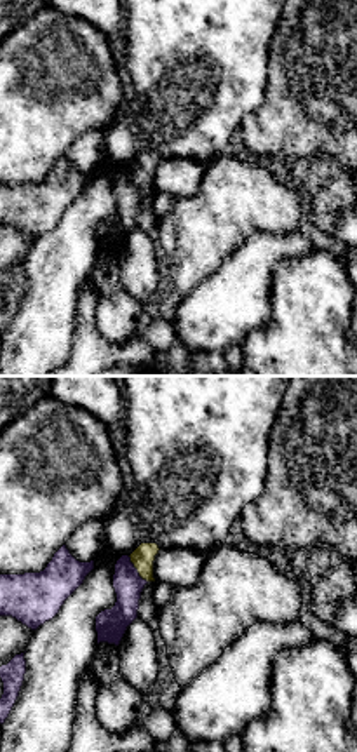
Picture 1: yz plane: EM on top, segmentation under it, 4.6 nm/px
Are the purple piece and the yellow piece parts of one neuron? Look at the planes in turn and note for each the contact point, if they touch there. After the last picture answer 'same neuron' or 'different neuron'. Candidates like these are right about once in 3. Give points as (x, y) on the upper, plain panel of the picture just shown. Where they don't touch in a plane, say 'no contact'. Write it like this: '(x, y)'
(136, 180)

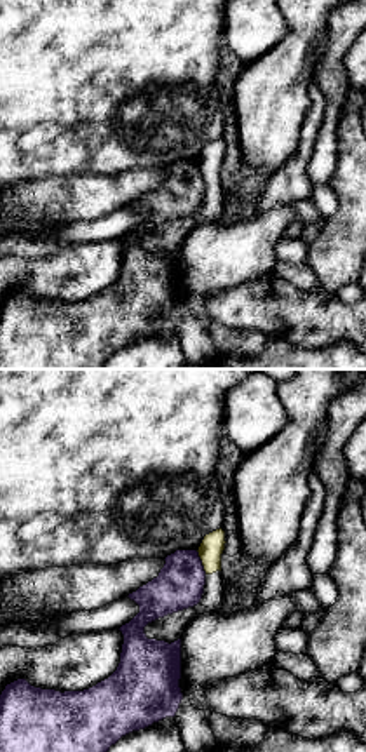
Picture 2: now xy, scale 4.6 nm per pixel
(201, 173)

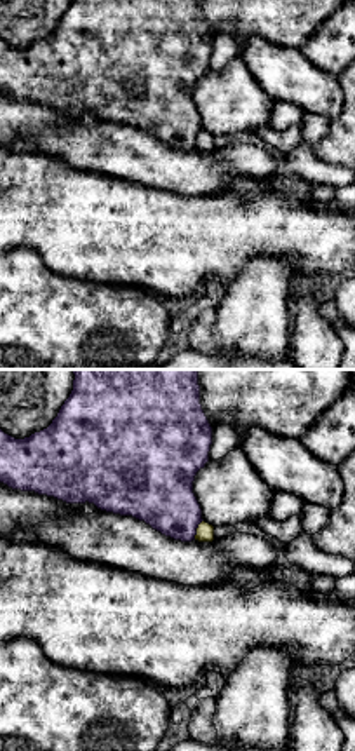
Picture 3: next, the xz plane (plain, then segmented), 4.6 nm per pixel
(195, 140)

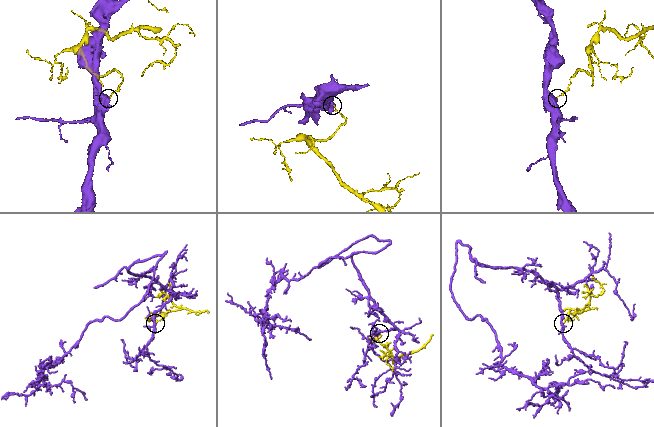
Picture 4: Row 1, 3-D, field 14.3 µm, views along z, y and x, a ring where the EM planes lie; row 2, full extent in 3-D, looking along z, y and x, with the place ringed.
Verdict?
different neuron

